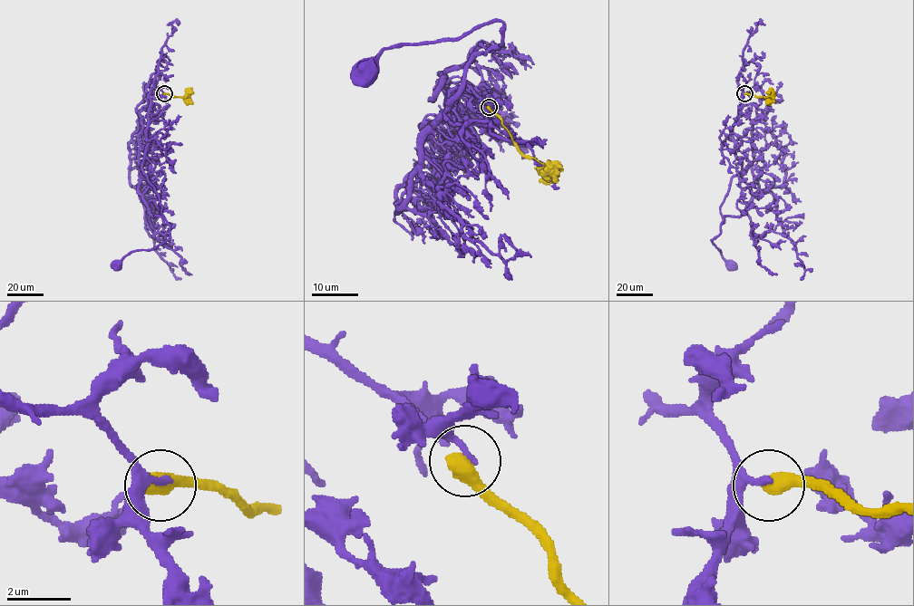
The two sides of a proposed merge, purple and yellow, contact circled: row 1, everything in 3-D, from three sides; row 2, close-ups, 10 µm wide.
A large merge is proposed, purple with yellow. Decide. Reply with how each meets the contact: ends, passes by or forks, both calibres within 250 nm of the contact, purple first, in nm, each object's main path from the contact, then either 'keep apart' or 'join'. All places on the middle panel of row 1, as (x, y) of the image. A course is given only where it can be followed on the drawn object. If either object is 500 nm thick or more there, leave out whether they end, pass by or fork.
280/550 nm | purple via (489, 106), (451, 100), (442, 75), (431, 99), (501, 45), (500, 21), (388, 46), (367, 72) | yellow via (489, 106), (514, 146), (544, 167), (541, 171), (548, 165), (562, 168) | keep apart

